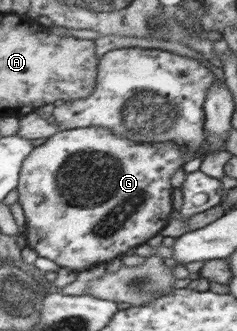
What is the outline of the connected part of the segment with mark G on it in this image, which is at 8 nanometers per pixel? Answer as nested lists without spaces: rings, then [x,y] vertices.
[[[95,126],[62,130],[47,137],[28,154],[19,173],[18,202],[25,215],[27,245],[40,257],[80,272],[120,258],[122,253],[146,243],[171,219],[174,209],[170,178],[178,167],[184,166],[182,153],[185,151],[171,141],[138,144]]]

